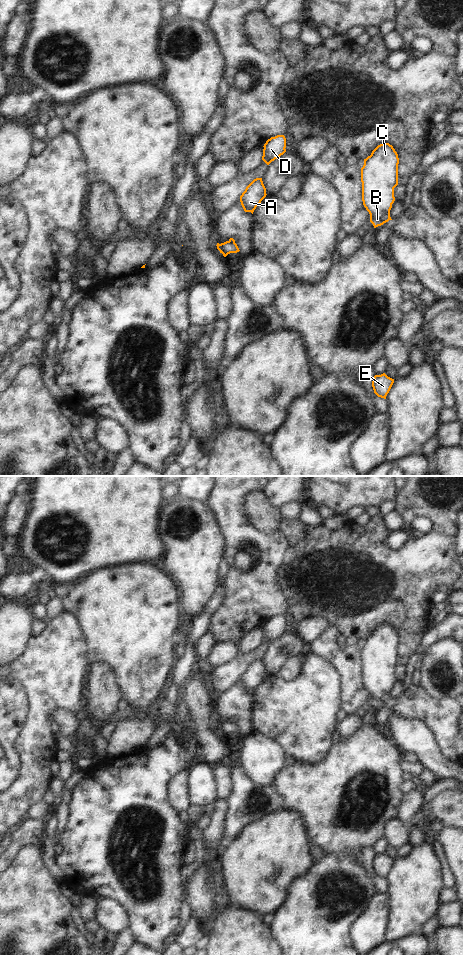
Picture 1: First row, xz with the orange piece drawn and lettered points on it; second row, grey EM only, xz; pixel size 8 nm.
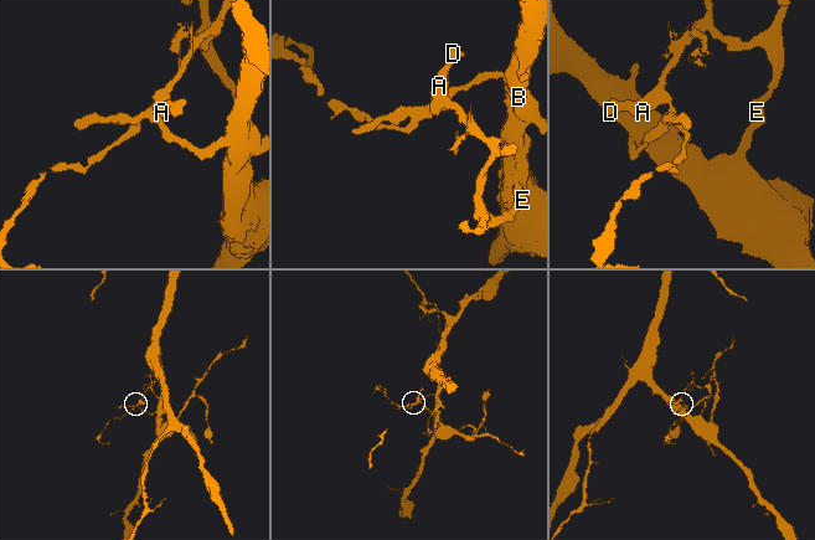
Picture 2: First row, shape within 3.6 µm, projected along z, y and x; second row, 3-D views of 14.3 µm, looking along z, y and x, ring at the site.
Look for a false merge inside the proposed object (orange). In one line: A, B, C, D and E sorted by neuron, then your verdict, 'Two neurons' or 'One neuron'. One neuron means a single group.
Groups: A D / B C E. Two neurons.

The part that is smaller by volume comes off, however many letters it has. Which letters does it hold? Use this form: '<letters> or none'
A, D

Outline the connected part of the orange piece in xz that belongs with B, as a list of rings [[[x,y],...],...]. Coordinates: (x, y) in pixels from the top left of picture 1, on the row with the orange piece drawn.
[[[389,143],[378,145],[371,155],[364,159],[361,168],[362,201],[370,214],[370,222],[374,228],[392,220],[390,210],[395,201],[394,188],[398,185],[398,164],[398,154]]]

